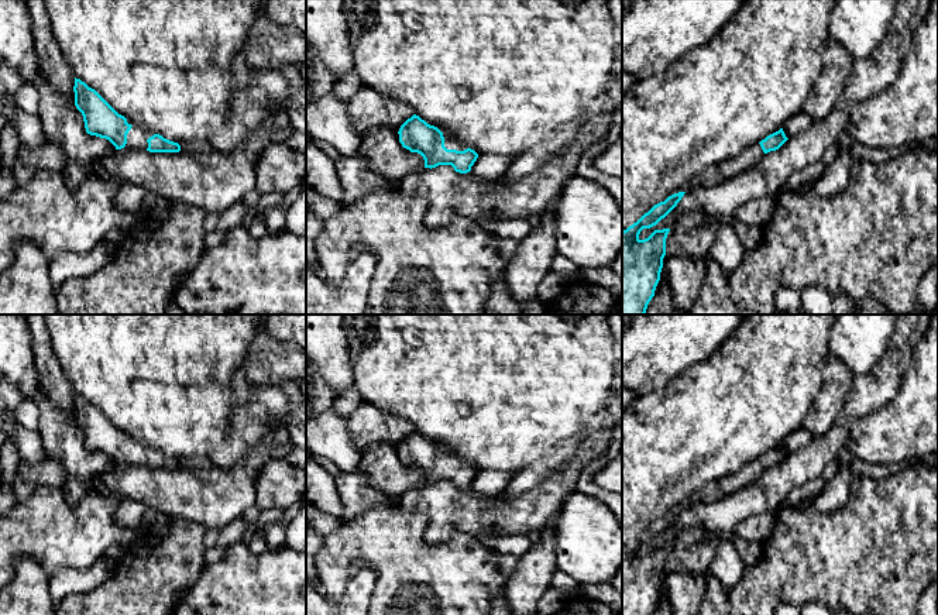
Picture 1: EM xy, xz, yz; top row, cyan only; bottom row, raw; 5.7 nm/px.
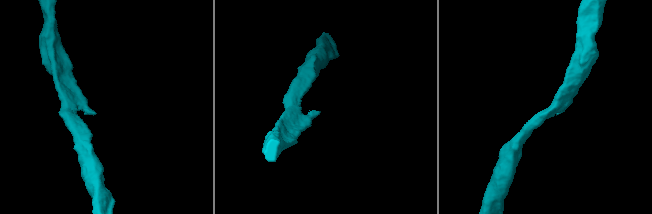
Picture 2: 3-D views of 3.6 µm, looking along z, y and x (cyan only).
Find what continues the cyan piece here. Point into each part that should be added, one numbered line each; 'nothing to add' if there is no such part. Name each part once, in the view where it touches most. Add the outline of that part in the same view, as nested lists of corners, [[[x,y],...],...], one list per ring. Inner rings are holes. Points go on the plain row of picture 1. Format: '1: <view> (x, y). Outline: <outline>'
1: xz (450, 459). Outline: [[[441,447],[443,449],[443,447]],[[443,449],[444,453],[444,463],[447,465],[457,465],[457,467],[464,467],[467,465],[467,461],[464,461],[460,456],[449,451],[447,449]]]

